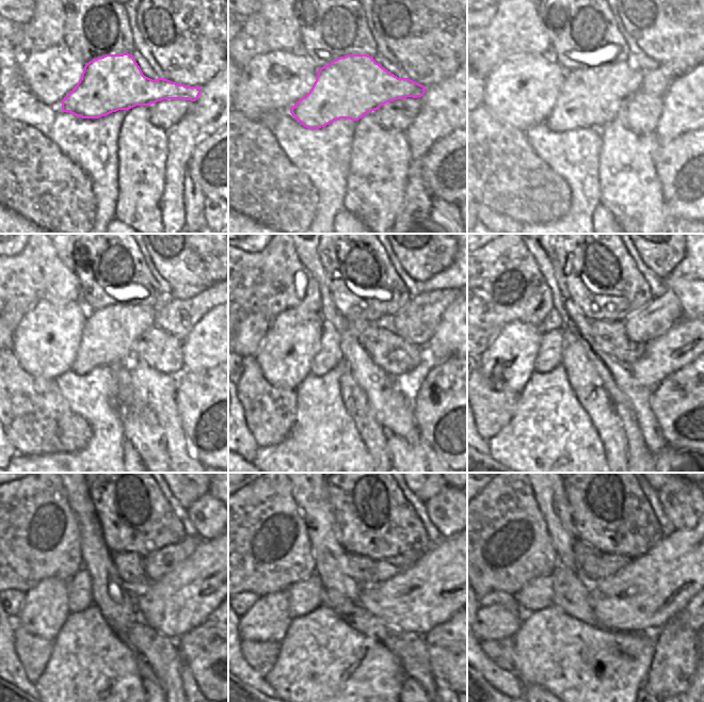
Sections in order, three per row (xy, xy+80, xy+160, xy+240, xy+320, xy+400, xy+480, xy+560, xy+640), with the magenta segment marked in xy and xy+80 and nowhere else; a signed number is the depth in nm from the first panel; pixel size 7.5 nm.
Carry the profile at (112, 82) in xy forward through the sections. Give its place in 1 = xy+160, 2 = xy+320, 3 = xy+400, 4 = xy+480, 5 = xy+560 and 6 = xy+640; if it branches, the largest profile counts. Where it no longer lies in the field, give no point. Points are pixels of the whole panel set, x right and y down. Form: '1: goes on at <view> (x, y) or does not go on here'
1: goes on at xy+160 (590, 96)
2: goes on at xy+320 (329, 355)
3: goes on at xy+400 (550, 356)
4: goes on at xy+480 (77, 587)
5: goes on at xy+560 (305, 595)
6: goes on at xy+640 (539, 594)

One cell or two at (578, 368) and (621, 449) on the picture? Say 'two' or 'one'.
one

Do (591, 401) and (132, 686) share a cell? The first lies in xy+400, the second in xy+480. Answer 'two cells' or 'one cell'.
two cells

